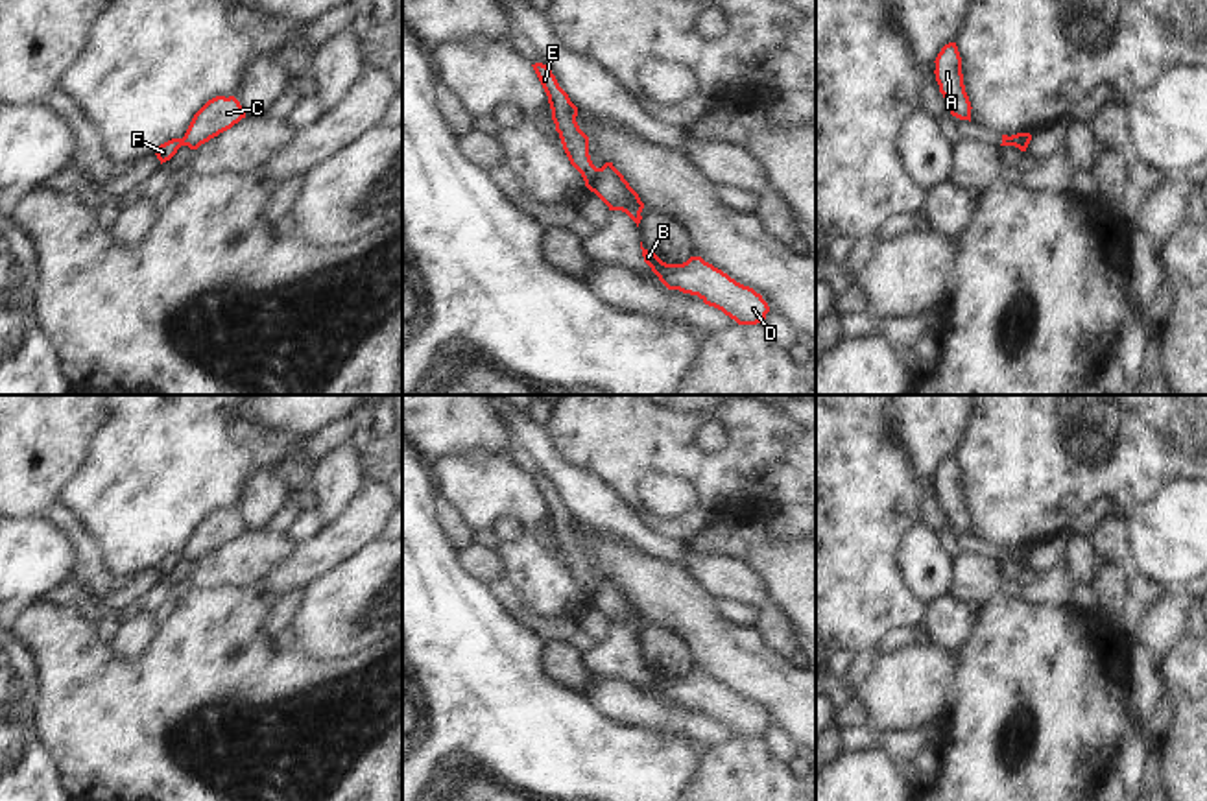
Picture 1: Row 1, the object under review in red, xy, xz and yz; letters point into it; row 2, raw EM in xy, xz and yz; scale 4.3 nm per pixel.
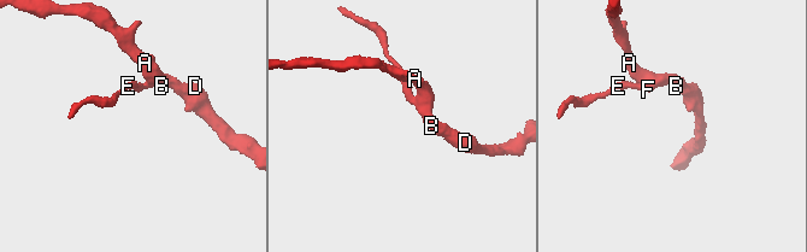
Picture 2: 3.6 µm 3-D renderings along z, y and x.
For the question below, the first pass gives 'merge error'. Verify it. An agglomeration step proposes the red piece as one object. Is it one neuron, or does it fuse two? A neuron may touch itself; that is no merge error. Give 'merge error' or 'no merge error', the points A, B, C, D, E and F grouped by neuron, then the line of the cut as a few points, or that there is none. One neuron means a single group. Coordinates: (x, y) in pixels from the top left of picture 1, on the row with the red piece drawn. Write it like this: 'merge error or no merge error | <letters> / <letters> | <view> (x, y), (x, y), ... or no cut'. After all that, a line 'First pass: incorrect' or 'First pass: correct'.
no merge error | A B C D E F | no cut
First pass: incorrect

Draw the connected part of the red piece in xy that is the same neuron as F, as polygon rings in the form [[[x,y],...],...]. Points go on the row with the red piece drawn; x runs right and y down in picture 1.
[[[216,96],[194,114],[183,138],[172,138],[161,144],[155,155],[162,164],[170,161],[181,146],[197,149],[201,144],[231,129],[242,118],[245,118],[245,111],[234,96]]]

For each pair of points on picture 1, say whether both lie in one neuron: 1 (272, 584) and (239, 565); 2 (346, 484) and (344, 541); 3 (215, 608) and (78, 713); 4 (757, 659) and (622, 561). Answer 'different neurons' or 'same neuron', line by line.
1: different neurons
2: different neurons
3: same neuron
4: same neuron

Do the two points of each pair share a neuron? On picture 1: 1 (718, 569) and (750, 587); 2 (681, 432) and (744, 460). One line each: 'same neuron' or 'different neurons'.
1: same neuron
2: same neuron

